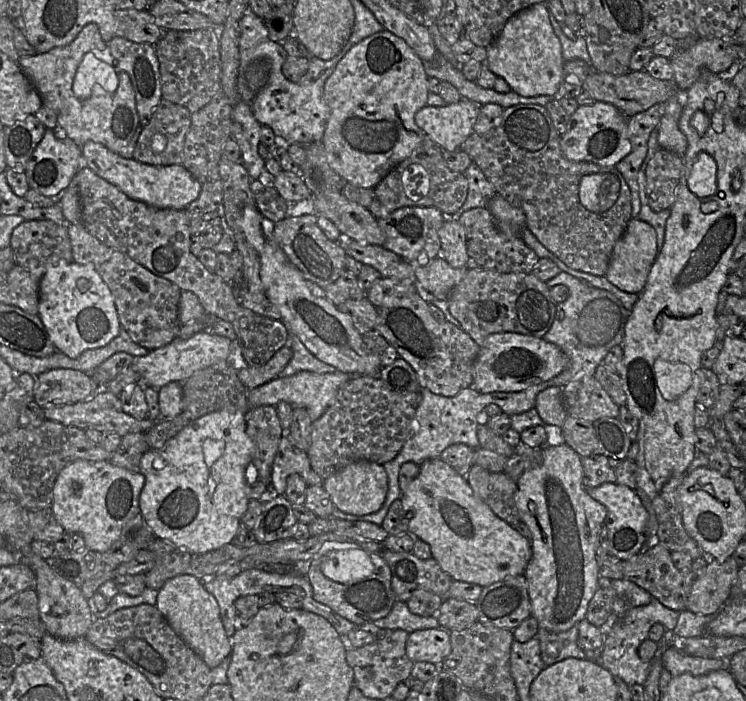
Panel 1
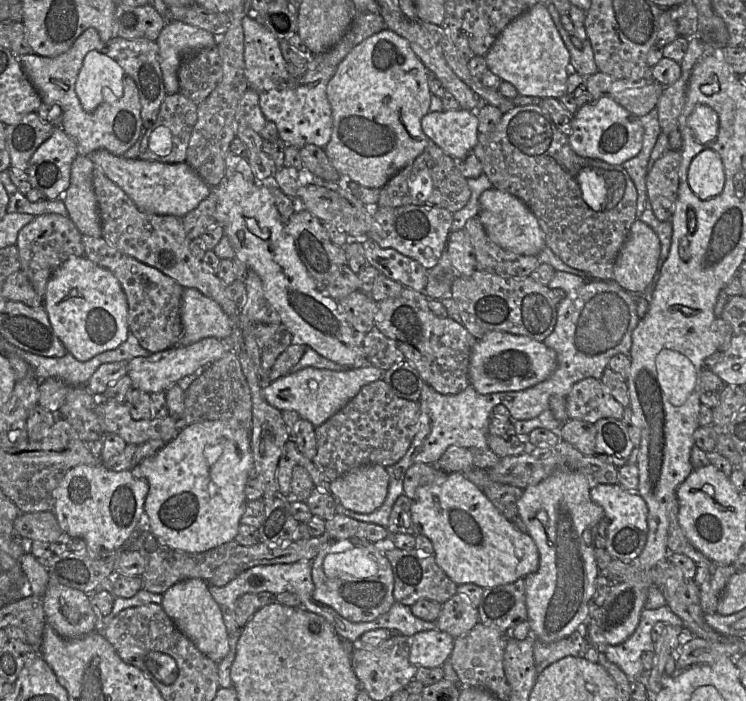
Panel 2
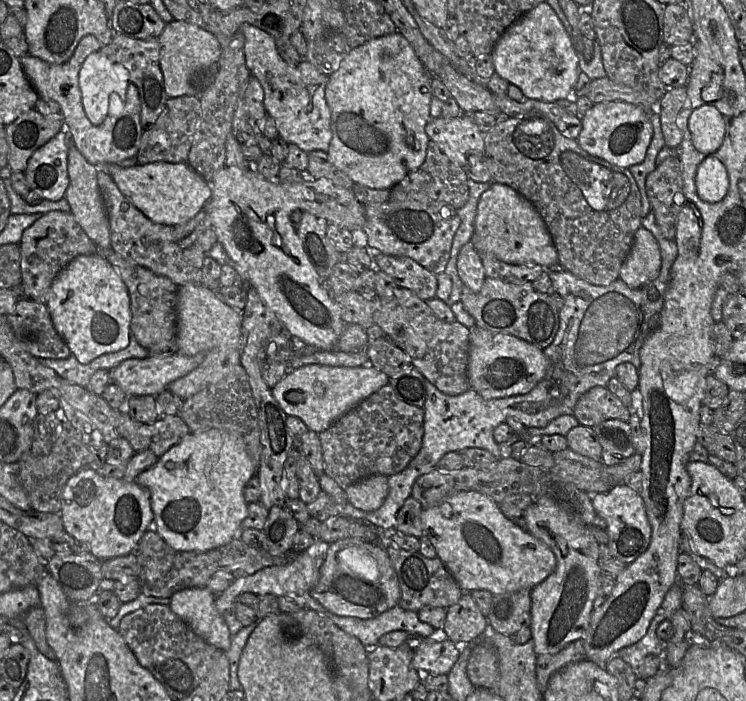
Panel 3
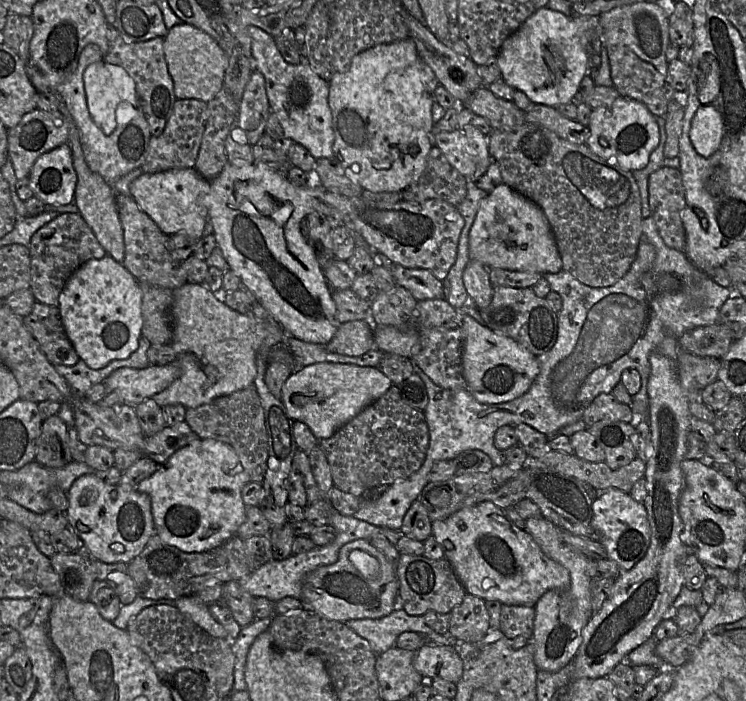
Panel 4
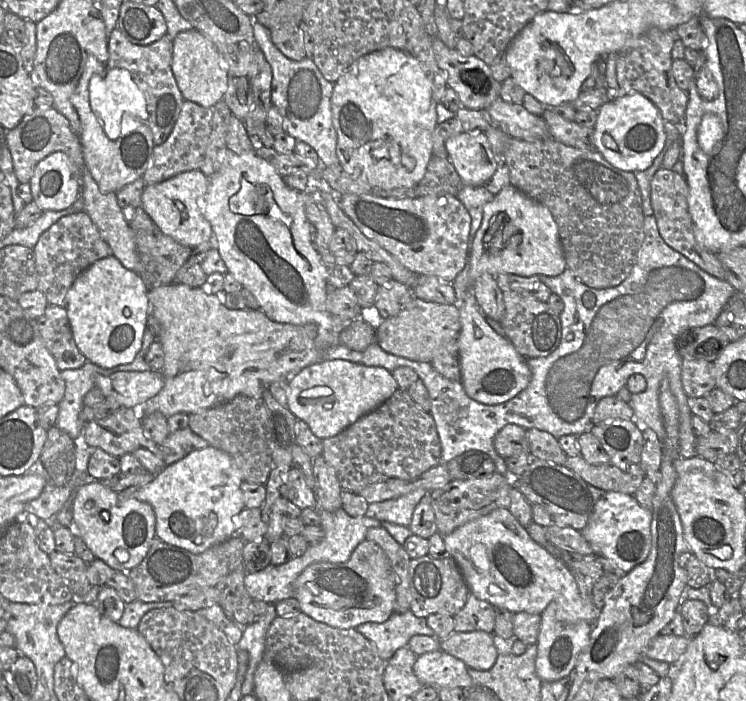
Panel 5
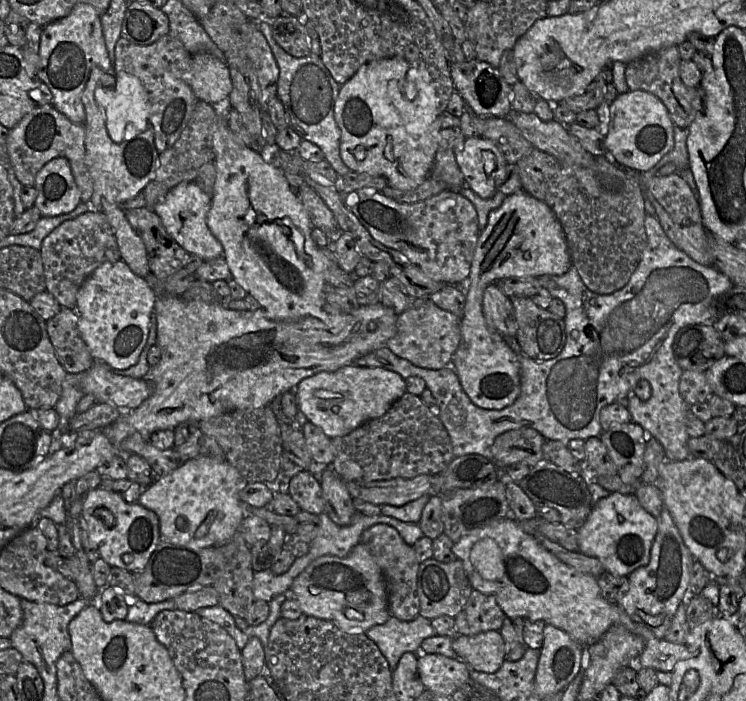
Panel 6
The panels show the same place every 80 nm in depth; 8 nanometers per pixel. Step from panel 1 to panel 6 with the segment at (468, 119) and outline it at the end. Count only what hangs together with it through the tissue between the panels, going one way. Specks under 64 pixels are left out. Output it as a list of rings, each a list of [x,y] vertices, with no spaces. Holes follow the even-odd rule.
[[[484,137],[466,138],[456,161],[466,186],[483,199],[492,198],[507,179],[507,165],[502,152]]]

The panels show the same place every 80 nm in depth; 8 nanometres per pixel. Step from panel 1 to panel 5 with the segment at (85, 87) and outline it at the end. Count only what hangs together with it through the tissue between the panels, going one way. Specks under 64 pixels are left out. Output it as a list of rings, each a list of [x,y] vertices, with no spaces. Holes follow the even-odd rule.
[[[123,68],[107,69],[105,74],[94,74],[89,81],[90,105],[103,124],[105,134],[111,140],[121,135],[121,120],[125,113],[138,118],[142,123],[148,122],[146,100],[143,92],[134,82],[130,72]]]

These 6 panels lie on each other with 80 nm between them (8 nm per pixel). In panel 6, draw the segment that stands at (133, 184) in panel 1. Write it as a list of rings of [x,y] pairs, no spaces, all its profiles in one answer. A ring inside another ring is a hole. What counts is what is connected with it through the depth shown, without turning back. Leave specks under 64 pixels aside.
[[[196,181],[182,182],[173,187],[154,208],[166,232],[188,253],[203,261],[223,257],[223,247],[207,225],[207,215],[211,207],[208,196]]]

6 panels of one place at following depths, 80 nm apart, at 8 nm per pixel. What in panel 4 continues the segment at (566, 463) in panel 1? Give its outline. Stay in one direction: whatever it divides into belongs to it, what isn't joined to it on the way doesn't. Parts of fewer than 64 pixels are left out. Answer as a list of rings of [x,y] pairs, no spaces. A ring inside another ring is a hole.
[[[544,517],[528,518],[525,520],[525,522],[526,528],[524,530],[531,535],[533,540],[549,558],[558,562],[565,569],[567,569],[570,575],[570,585],[567,589],[547,591],[540,597],[534,607],[535,619],[532,635],[535,642],[534,663],[537,670],[557,672],[570,662],[573,662],[573,659],[577,654],[583,640],[583,629],[593,614],[590,593],[592,579],[587,575],[587,566],[590,560],[595,559],[589,559],[584,554],[565,544],[561,539],[561,529],[550,521],[546,520]]]

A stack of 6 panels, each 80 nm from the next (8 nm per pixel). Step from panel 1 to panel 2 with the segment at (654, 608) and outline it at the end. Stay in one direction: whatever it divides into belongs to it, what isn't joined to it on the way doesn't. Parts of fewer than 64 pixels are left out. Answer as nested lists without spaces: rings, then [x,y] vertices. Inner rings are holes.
[[[667,605],[656,609],[644,608],[636,630],[627,640],[618,645],[606,646],[600,651],[610,662],[616,664],[631,682],[645,673],[648,674],[643,668],[641,656],[643,652],[655,649],[651,631],[658,621],[666,625],[683,625],[682,620]]]

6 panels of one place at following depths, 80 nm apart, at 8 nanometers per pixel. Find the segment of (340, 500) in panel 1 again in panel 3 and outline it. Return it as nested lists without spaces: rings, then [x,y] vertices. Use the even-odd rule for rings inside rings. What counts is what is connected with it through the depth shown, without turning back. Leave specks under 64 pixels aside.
[[[372,475],[344,489],[348,502],[355,508],[371,512],[383,504],[388,494],[388,476]]]

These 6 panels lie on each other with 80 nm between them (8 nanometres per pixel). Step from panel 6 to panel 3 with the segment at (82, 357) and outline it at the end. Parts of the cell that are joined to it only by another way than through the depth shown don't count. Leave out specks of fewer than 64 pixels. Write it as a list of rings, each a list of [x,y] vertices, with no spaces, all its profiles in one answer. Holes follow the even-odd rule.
[[[21,297],[6,318],[15,337],[33,356],[65,359],[71,355],[67,344],[55,330],[45,304]]]

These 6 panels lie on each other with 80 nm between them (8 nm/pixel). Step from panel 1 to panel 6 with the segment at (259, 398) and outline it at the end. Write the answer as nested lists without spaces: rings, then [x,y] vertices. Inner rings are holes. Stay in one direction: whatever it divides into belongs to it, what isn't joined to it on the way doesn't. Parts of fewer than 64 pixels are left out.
[[[354,365],[344,366],[334,372],[319,372],[301,380],[294,389],[298,409],[303,412],[308,422],[319,427],[330,439],[347,435],[365,422],[383,416],[405,392],[405,379],[396,372],[380,367]]]

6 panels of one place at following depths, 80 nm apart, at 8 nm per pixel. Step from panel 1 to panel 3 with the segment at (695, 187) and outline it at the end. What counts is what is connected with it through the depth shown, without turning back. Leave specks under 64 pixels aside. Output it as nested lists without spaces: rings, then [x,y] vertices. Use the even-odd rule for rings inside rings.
[[[707,155],[697,168],[695,184],[701,200],[715,203],[728,192],[729,178],[724,164],[714,155]]]

